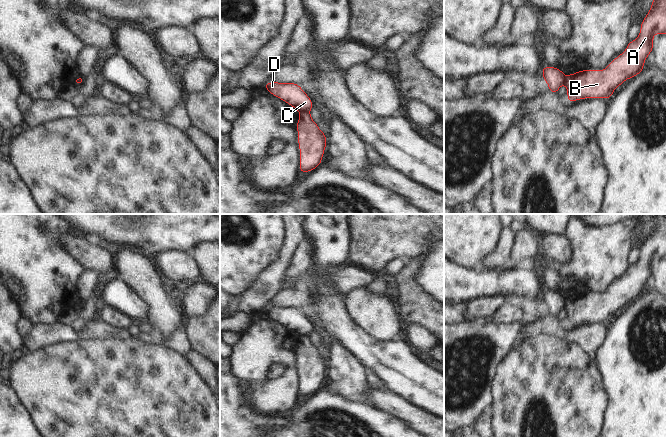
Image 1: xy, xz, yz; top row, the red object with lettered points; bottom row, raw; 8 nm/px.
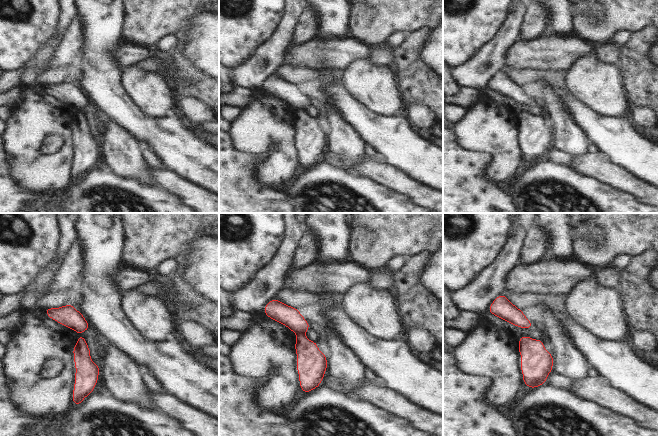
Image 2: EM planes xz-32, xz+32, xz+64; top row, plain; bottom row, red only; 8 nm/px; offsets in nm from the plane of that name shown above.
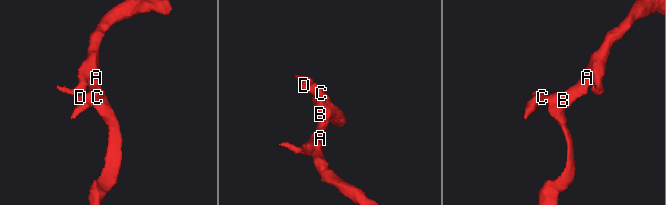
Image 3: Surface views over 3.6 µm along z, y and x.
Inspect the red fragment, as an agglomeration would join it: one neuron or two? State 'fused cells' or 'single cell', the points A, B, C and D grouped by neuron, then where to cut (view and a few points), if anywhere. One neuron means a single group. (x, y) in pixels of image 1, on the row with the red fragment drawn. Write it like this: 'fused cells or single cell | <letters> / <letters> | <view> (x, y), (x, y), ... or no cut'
fused cells | A B / C D | xz (308, 110), (300, 112)

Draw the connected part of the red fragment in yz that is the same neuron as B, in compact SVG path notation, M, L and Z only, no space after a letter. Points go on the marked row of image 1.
M653 0L642 21L639 37L629 42L626 50L605 70L582 70L565 76L567 101L585 98L609 100L615 88L642 72L644 62L653 49L653 36L666 34L666 0Z

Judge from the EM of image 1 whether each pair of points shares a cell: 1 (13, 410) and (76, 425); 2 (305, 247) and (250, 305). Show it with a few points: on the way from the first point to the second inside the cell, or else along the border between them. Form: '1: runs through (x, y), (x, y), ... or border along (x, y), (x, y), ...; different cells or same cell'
1: border along (16, 394), (36, 426); different cells
2: border along (303, 240), (296, 251), (283, 283); different cells

